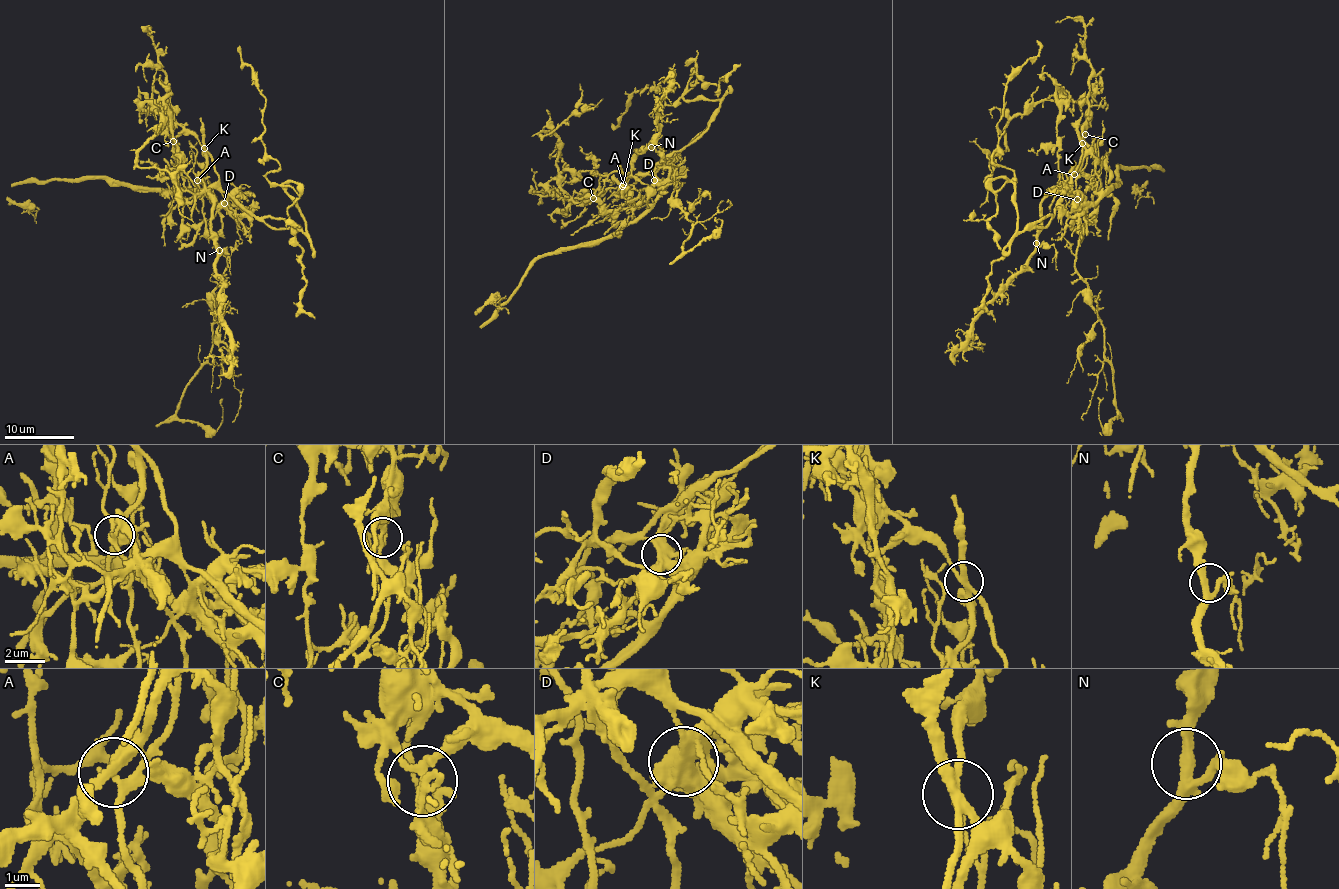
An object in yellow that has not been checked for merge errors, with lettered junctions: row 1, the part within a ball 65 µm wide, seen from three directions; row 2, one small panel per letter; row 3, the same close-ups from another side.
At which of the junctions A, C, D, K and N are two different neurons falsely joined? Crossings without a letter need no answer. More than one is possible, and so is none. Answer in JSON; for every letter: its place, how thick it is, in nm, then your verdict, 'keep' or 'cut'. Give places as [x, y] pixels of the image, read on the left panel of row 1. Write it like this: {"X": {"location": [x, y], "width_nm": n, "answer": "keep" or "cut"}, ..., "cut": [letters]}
{"A": {"location": [197, 180], "width_nm": 260, "answer": "cut"}, "C": {"location": [173, 141], "width_nm": 220, "answer": "keep"}, "D": {"location": [224, 203], "width_nm": 480, "answer": "cut"}, "K": {"location": [204, 148], "width_nm": 240, "answer": "cut"}, "N": {"location": [219, 250], "width_nm": 280, "answer": "keep"}, "cut": ["A", "D", "K"]}

